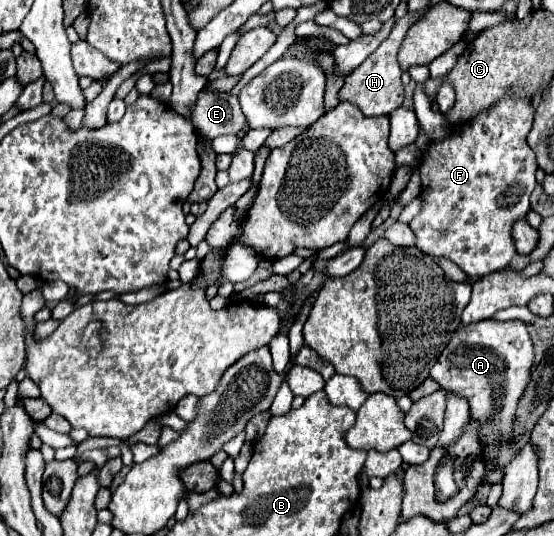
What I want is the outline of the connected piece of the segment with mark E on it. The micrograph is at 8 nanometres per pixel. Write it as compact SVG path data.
M208 87L198 93L194 107L190 107L190 119L196 131L208 139L230 133L236 135L246 125L238 97L222 91L212 91Z

